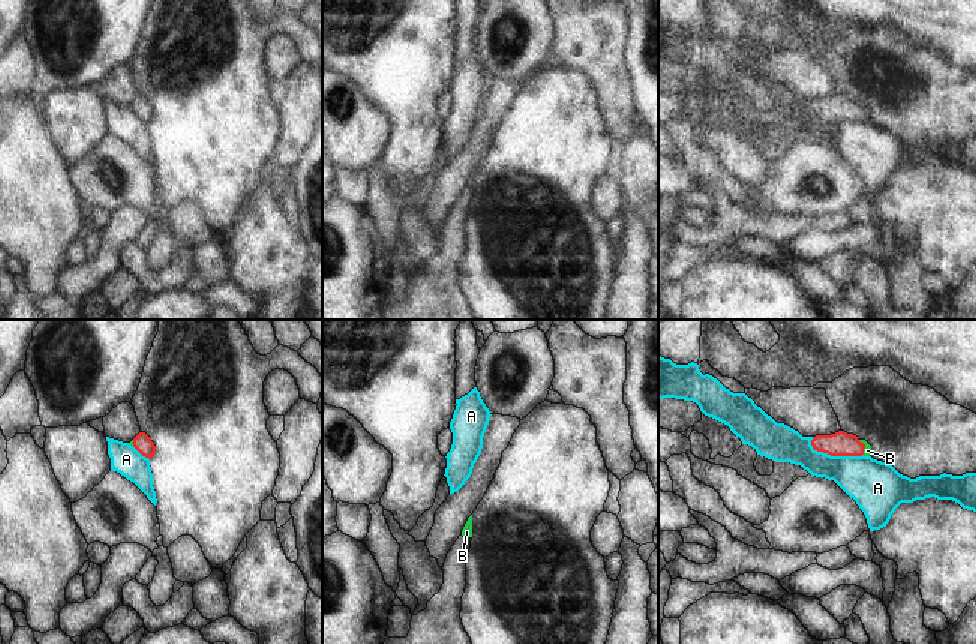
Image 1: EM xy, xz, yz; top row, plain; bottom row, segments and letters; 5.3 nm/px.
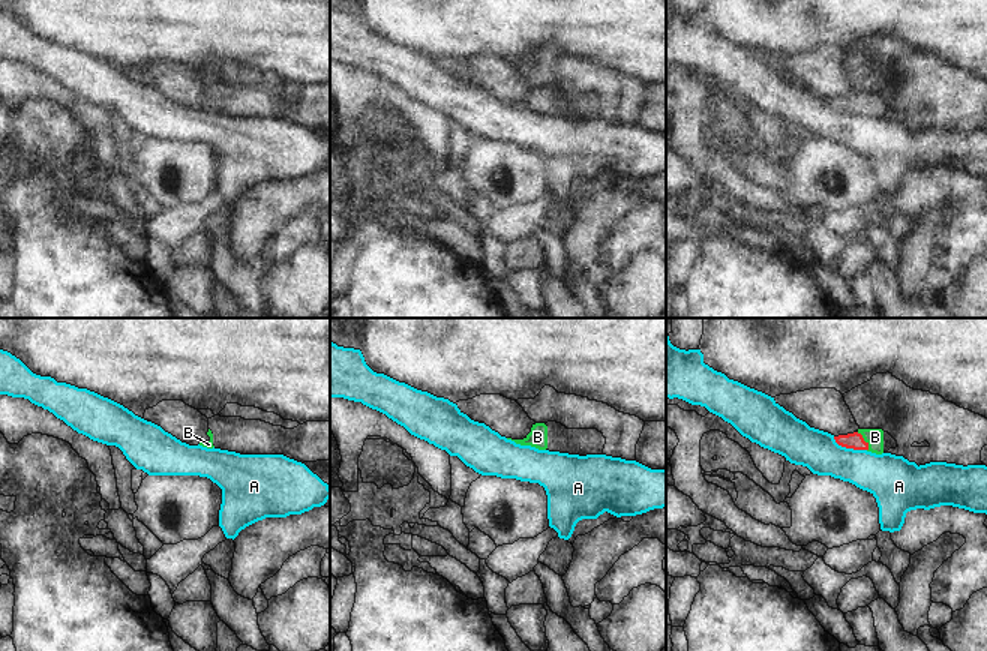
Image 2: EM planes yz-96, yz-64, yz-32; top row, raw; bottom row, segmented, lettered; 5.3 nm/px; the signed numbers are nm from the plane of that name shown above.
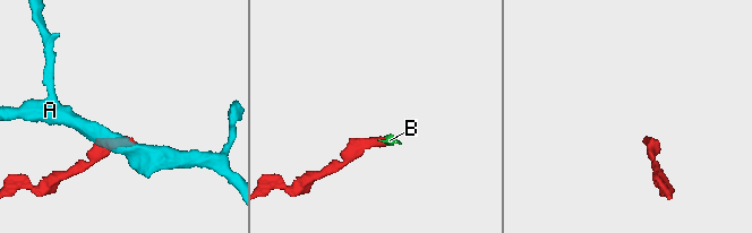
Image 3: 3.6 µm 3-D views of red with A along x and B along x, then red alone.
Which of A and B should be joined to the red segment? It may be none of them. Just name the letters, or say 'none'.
B

